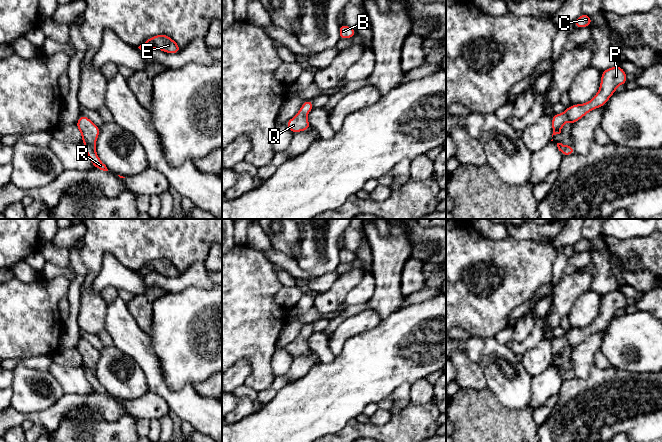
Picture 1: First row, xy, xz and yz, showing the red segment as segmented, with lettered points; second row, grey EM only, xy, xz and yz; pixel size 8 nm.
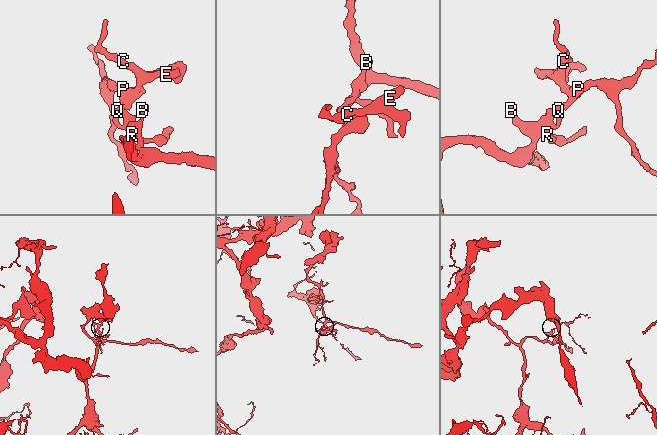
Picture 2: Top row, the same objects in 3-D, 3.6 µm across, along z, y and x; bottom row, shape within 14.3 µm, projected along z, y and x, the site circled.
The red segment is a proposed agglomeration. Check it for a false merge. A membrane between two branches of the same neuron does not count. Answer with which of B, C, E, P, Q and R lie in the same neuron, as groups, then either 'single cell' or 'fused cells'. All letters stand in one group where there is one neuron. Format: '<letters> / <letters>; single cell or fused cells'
B C E P Q R; single cell

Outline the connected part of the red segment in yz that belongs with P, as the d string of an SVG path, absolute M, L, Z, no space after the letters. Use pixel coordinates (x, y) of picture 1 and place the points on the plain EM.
M618 289L602 295L600 312L590 325L571 329L563 337L552 340L552 361L561 357L566 345L573 349L590 335L603 331L616 316L616 312L626 307L627 298L621 290Z

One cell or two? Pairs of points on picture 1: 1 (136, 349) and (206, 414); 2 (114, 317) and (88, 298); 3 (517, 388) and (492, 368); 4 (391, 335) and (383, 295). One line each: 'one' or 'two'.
1: one
2: two
3: one
4: two

